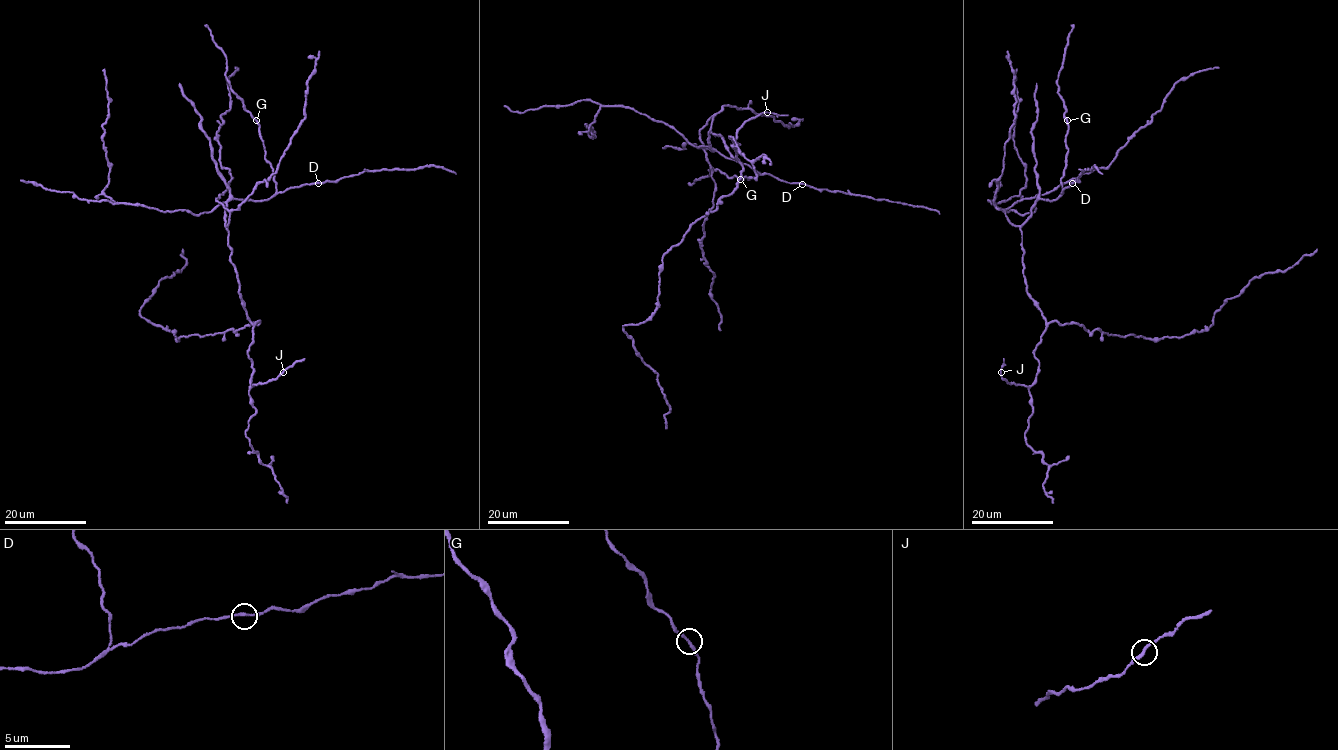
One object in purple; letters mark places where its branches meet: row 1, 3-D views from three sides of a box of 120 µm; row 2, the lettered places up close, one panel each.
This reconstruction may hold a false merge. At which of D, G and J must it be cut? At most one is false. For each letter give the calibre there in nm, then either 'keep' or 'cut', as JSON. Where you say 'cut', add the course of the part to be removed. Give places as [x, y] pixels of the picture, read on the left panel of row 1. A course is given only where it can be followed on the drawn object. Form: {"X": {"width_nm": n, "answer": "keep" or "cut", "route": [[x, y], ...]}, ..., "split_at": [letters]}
{"D": {"width_nm": 200, "answer": "keep"}, "G": {"width_nm": 200, "answer": "keep"}, "J": {"width_nm": 200, "answer": "keep"}, "split_at": []}

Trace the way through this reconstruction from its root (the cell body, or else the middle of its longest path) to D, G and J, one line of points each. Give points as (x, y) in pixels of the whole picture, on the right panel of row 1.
D: (1034, 305), (1027, 292), (1023, 274), (1020, 226), (1039, 199), (1055, 200), (1072, 183)
G: (1034, 305), (1023, 274), (1020, 226), (1039, 199), (1052, 201), (1062, 192), (1067, 120)
J: (1034, 305), (1046, 321), (1033, 353), (1039, 362), (1035, 381), (1028, 386), (1016, 385), (1005, 380), (1000, 372)

